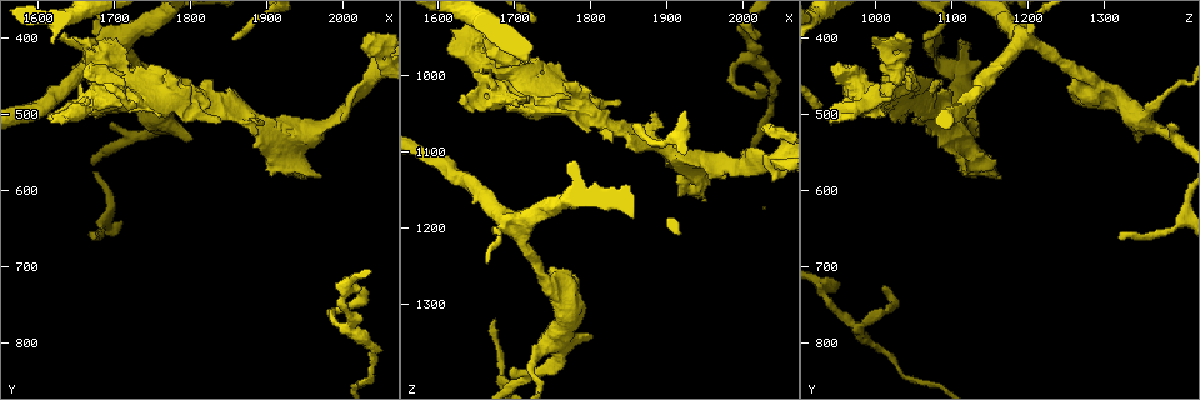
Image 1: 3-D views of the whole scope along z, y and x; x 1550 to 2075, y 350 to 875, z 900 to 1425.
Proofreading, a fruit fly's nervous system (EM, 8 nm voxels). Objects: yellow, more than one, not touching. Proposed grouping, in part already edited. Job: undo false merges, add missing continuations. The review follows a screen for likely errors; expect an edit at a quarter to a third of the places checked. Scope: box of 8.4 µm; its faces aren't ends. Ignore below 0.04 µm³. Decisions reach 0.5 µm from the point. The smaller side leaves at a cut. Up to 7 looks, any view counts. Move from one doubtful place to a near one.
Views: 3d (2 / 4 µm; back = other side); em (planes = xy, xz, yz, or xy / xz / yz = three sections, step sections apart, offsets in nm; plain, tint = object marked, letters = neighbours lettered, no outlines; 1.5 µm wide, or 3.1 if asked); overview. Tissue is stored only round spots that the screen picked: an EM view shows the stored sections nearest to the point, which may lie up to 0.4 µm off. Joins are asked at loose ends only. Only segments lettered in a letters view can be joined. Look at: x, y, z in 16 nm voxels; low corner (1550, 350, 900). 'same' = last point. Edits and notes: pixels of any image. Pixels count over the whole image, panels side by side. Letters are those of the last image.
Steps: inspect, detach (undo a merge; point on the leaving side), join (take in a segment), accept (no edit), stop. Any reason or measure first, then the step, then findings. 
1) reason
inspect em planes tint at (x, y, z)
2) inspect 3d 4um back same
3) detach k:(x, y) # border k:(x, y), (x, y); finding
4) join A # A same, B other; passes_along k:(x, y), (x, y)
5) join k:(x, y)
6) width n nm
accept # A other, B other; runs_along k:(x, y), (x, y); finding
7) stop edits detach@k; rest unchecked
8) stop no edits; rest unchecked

inspect 3d 4um at (1700, 460, 1045)

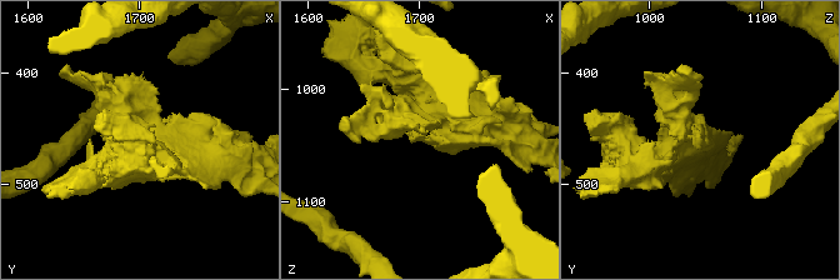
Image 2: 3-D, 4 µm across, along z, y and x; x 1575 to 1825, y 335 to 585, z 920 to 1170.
now the EM
inspect em yz step 4 tint at (1700, 464, 1048)

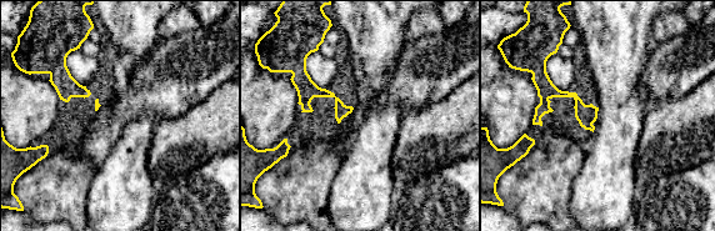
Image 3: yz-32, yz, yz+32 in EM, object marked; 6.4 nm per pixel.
cut it another way
inspect em planes letters same

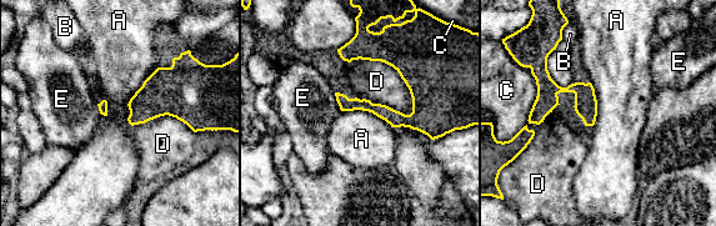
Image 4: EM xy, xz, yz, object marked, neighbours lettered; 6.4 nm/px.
accept # A other, B other, C other, D other, E other; runs_along 4:(341, 51), (390, 54), (432, 134); none of them fits

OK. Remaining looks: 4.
thick turns thin
inspect 3d 4um back at (1995, 505, 1120)

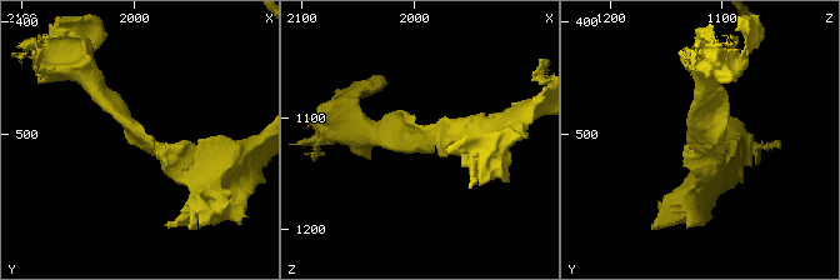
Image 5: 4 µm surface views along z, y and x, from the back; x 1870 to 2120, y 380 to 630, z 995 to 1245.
now the EM
inspect em xy step 8 letters at (1990, 506, 1120)

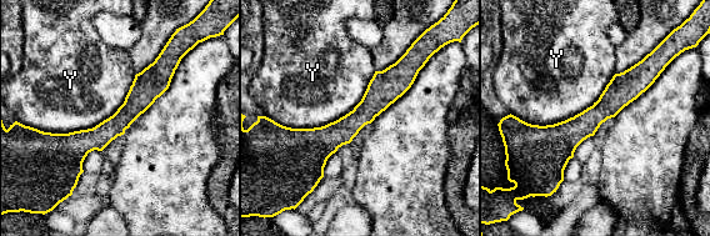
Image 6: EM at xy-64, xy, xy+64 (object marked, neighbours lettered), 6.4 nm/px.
inspect em planes letters same

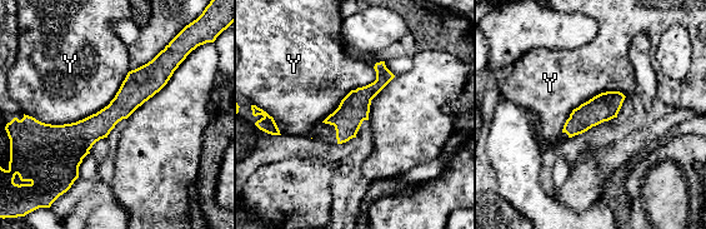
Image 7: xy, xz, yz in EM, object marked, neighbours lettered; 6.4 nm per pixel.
width 170 nm; longest_contact Y 700 nm
accept # Y other; one cell here

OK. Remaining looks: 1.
stop no edits; rest unchecked

